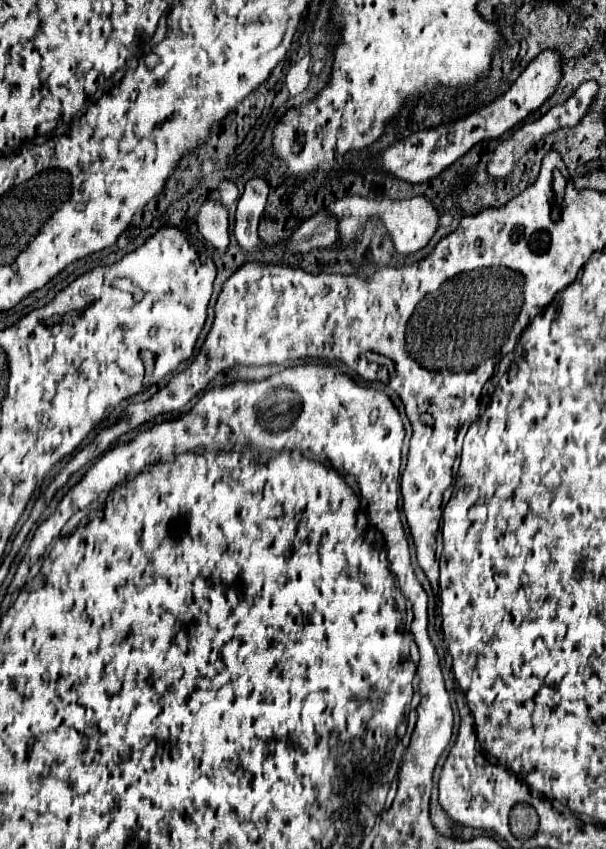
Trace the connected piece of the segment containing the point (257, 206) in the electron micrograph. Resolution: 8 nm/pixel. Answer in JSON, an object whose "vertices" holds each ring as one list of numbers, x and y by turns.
{"vertices":[[254,177,246,183,246,187,240,195,238,209,236,209,234,237,236,237,238,245,242,247,242,251,246,251,246,253,258,253,258,249,262,247,256,227,258,227,262,211,264,211,264,199,268,199,268,191,270,191,268,181,262,177]]}

